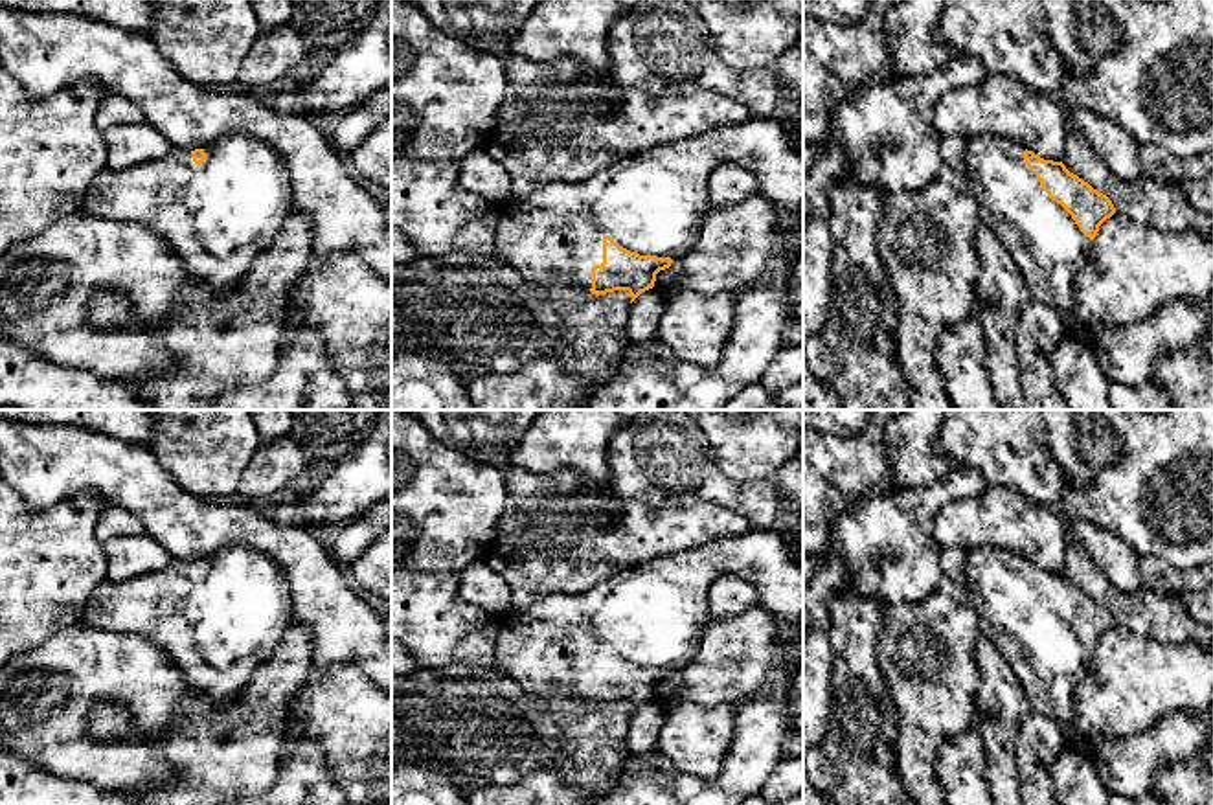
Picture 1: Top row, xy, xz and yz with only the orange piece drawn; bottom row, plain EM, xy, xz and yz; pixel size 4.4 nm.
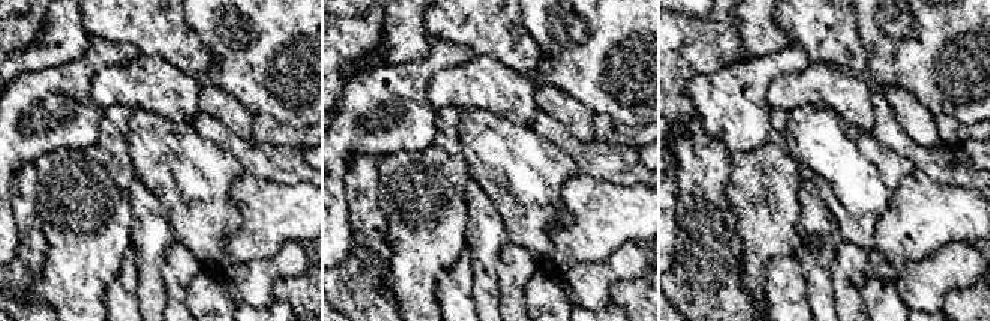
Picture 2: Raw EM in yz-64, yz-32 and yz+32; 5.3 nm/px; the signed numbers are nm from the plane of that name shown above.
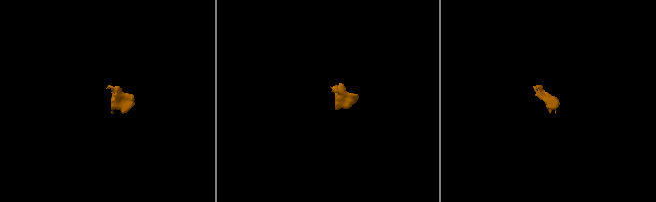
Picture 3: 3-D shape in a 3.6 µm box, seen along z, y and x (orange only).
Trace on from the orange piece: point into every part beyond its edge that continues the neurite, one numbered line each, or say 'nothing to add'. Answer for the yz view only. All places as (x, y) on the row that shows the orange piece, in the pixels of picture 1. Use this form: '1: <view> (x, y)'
1: yz (1042, 238)

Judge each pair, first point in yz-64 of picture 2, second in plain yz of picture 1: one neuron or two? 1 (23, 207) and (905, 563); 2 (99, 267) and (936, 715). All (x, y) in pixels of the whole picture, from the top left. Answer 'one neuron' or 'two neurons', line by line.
1: two neurons
2: one neuron

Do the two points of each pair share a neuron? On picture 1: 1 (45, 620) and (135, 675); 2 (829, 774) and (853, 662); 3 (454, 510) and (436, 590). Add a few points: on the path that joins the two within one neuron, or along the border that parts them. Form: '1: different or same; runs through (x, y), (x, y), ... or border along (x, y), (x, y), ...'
1: different; border along (79, 620), (24, 653)
2: same; runs through (853, 747), (853, 690)
3: different; border along (410, 570), (456, 574)

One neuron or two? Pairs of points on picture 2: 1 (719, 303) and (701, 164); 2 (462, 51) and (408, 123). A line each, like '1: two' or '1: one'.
1: one
2: one

